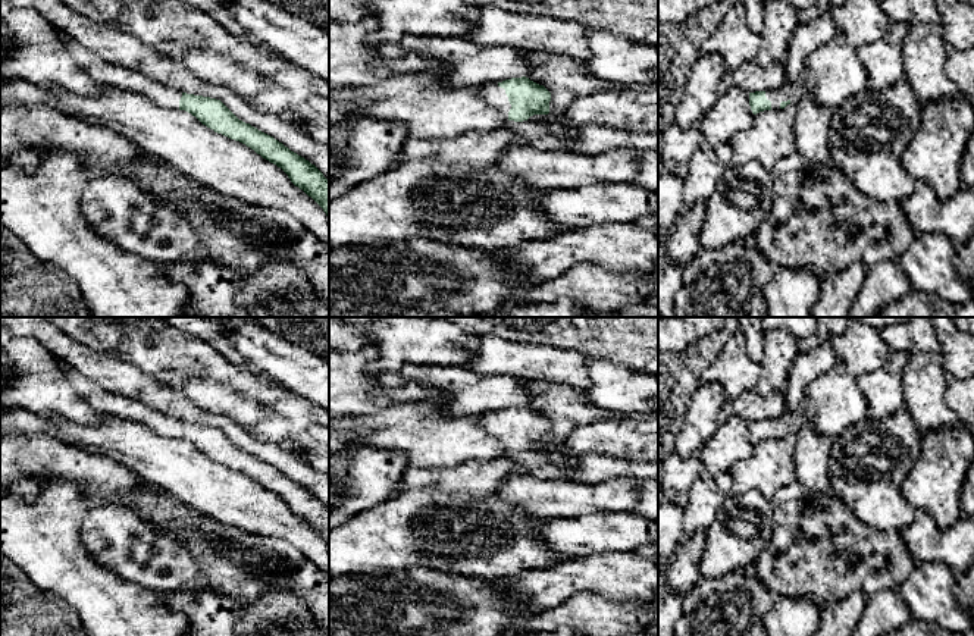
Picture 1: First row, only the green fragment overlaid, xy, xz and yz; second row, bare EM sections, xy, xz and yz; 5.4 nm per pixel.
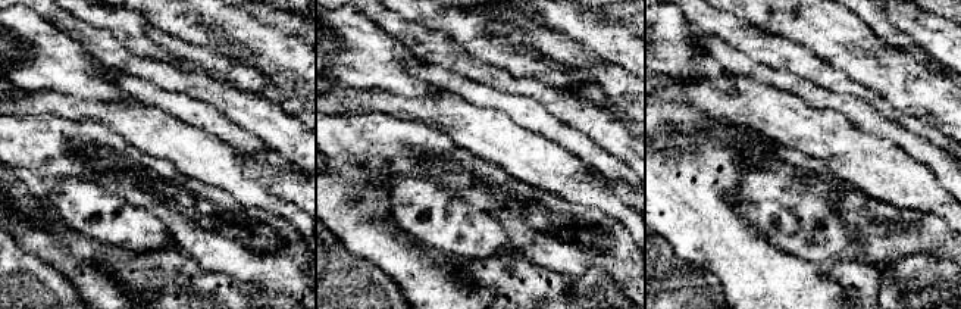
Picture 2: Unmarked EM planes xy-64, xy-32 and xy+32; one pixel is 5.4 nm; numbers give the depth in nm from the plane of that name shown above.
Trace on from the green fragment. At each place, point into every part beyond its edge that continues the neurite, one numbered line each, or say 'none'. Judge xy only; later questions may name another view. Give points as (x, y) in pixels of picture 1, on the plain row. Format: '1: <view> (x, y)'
1: xy (109, 403)

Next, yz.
1: yz (782, 423)

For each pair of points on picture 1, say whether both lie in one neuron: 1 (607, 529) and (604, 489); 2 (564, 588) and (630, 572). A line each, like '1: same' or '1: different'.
1: different
2: same

